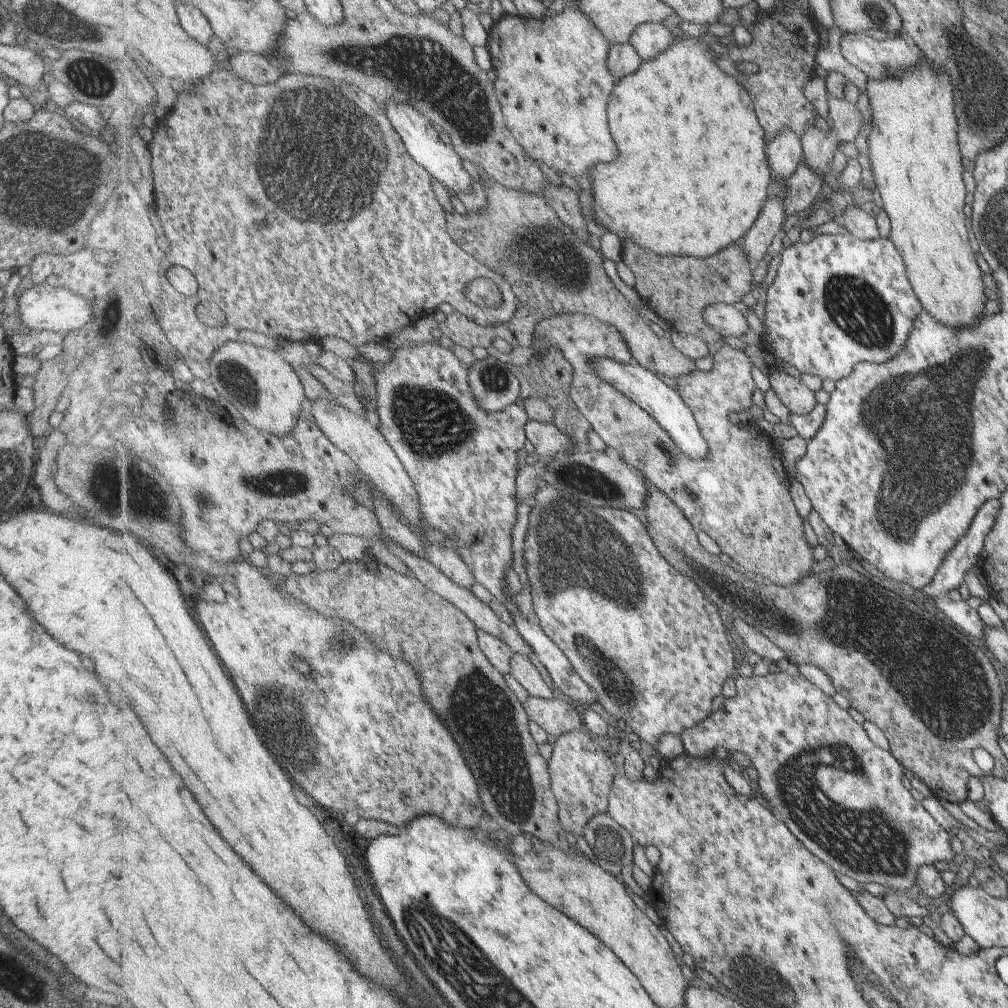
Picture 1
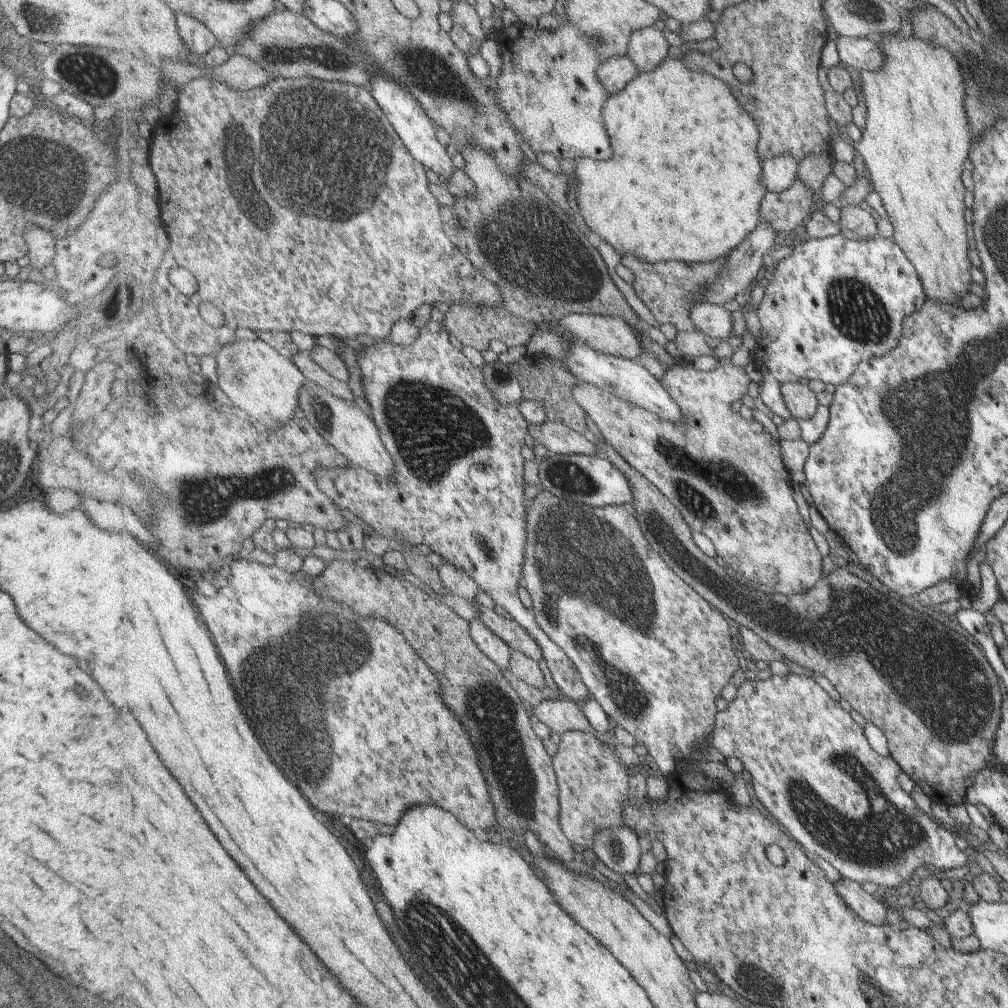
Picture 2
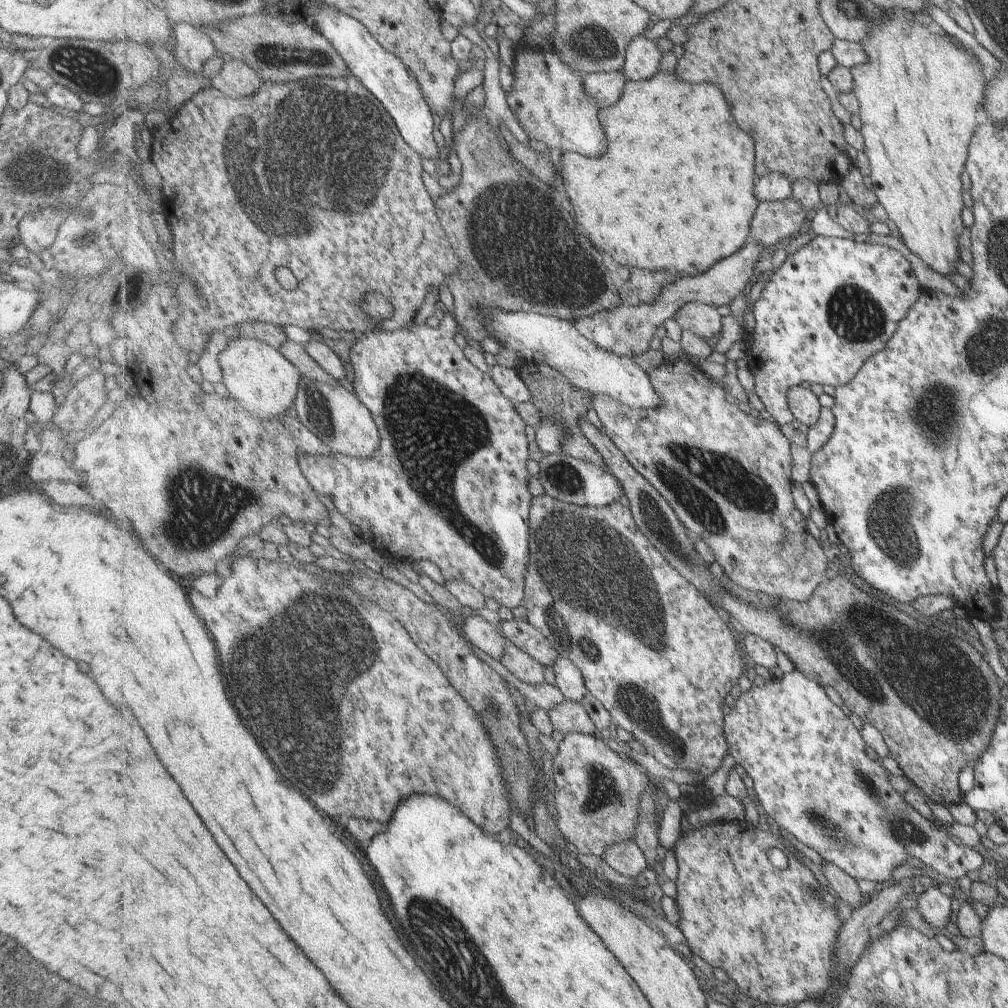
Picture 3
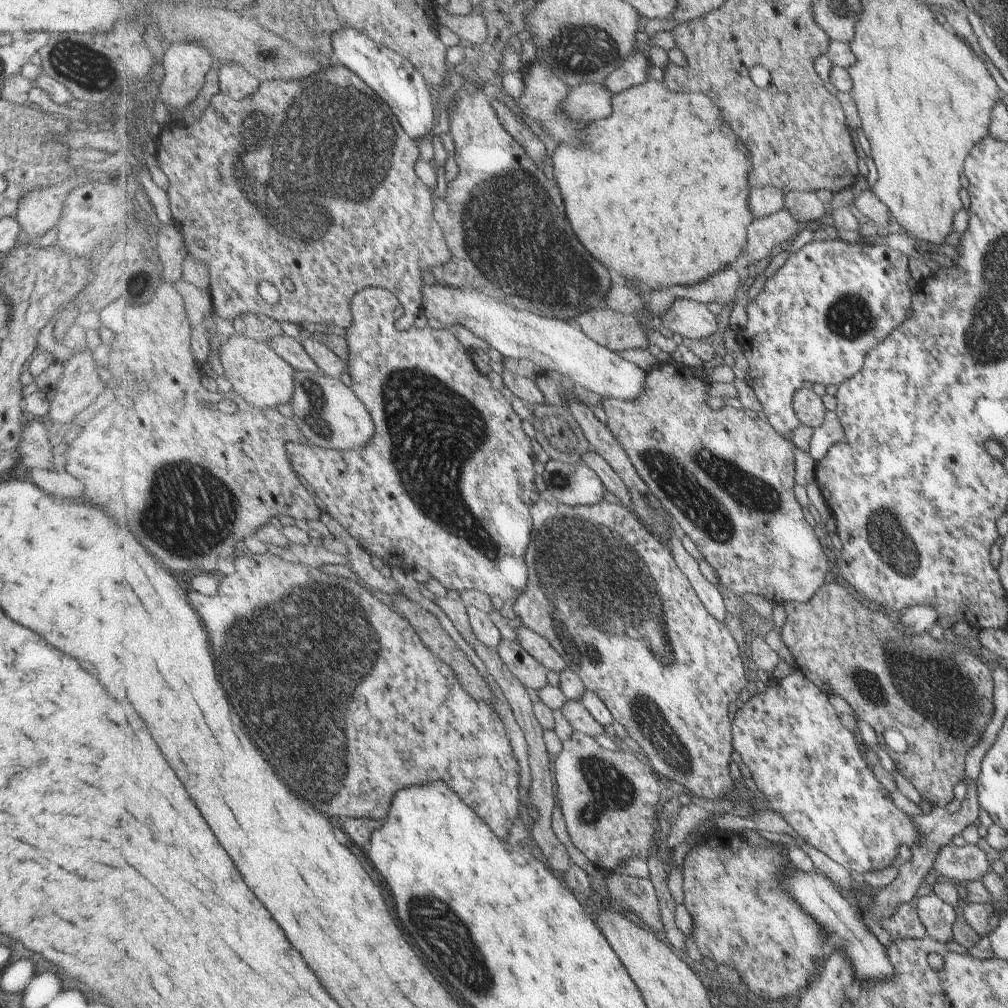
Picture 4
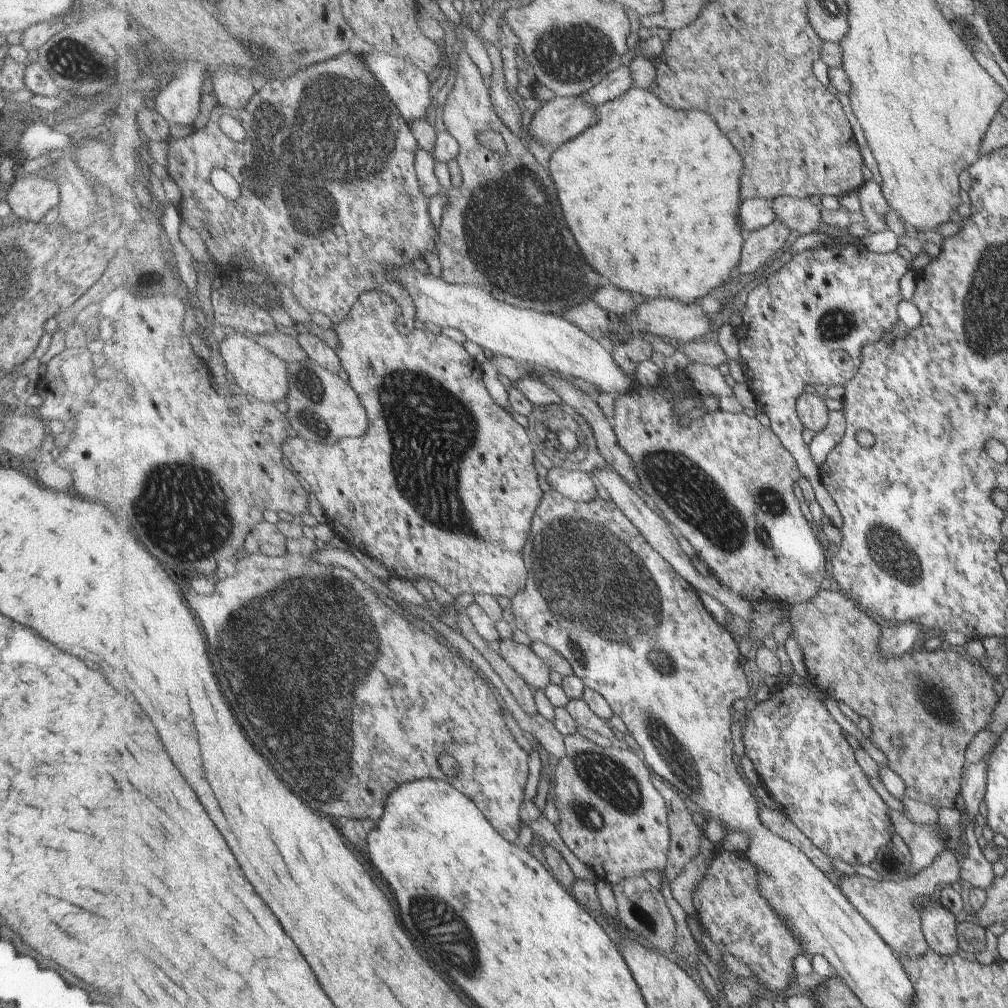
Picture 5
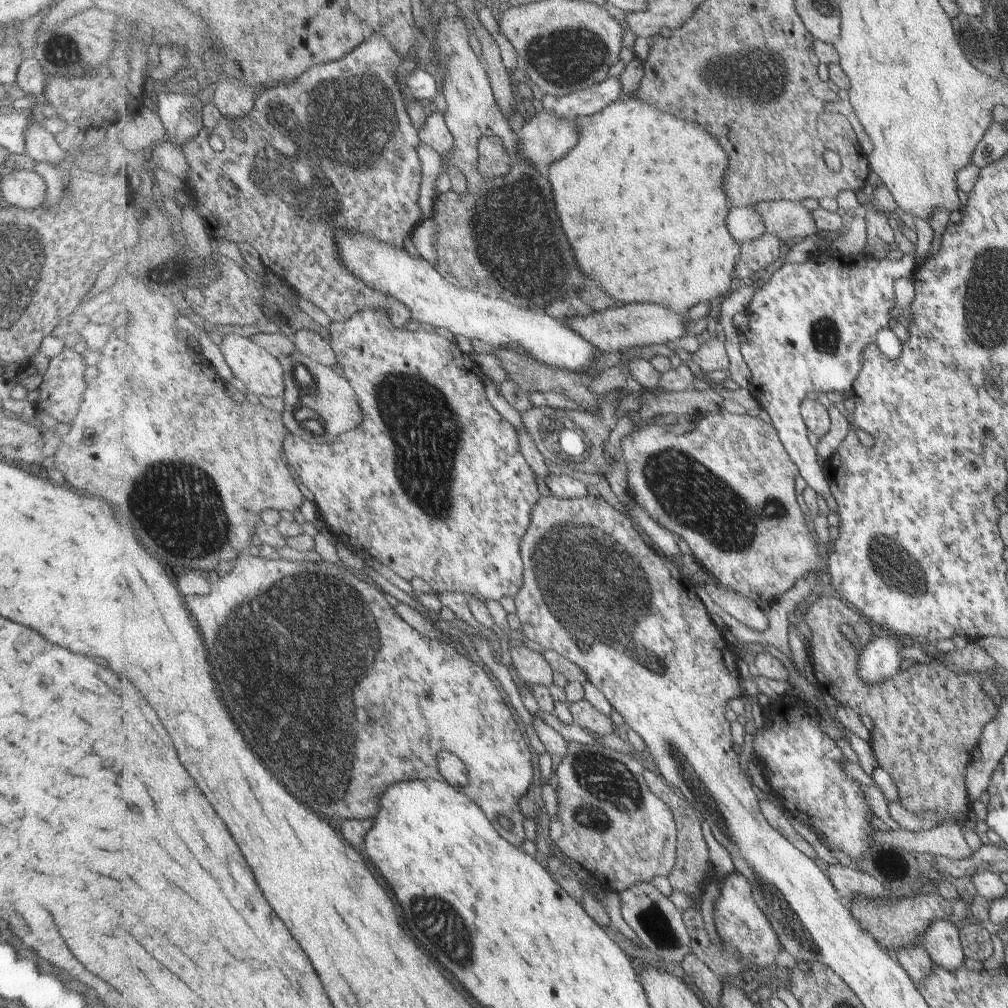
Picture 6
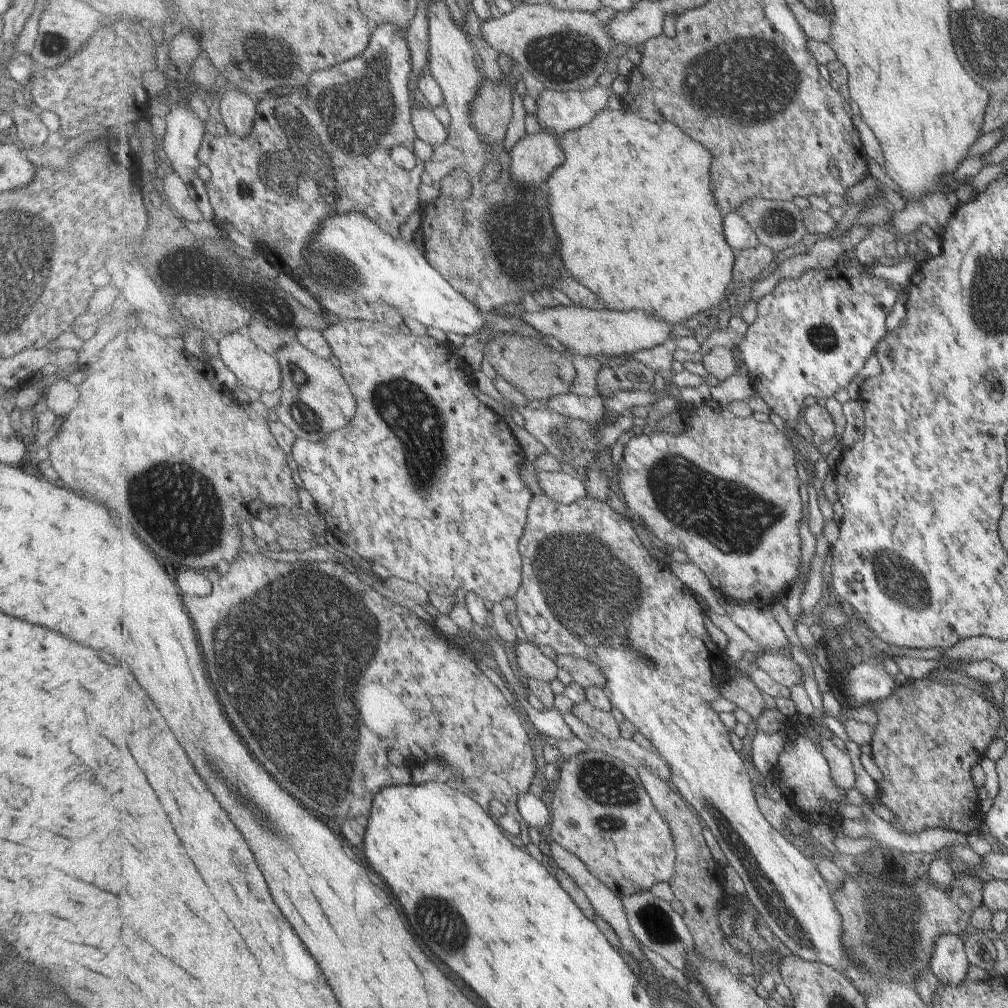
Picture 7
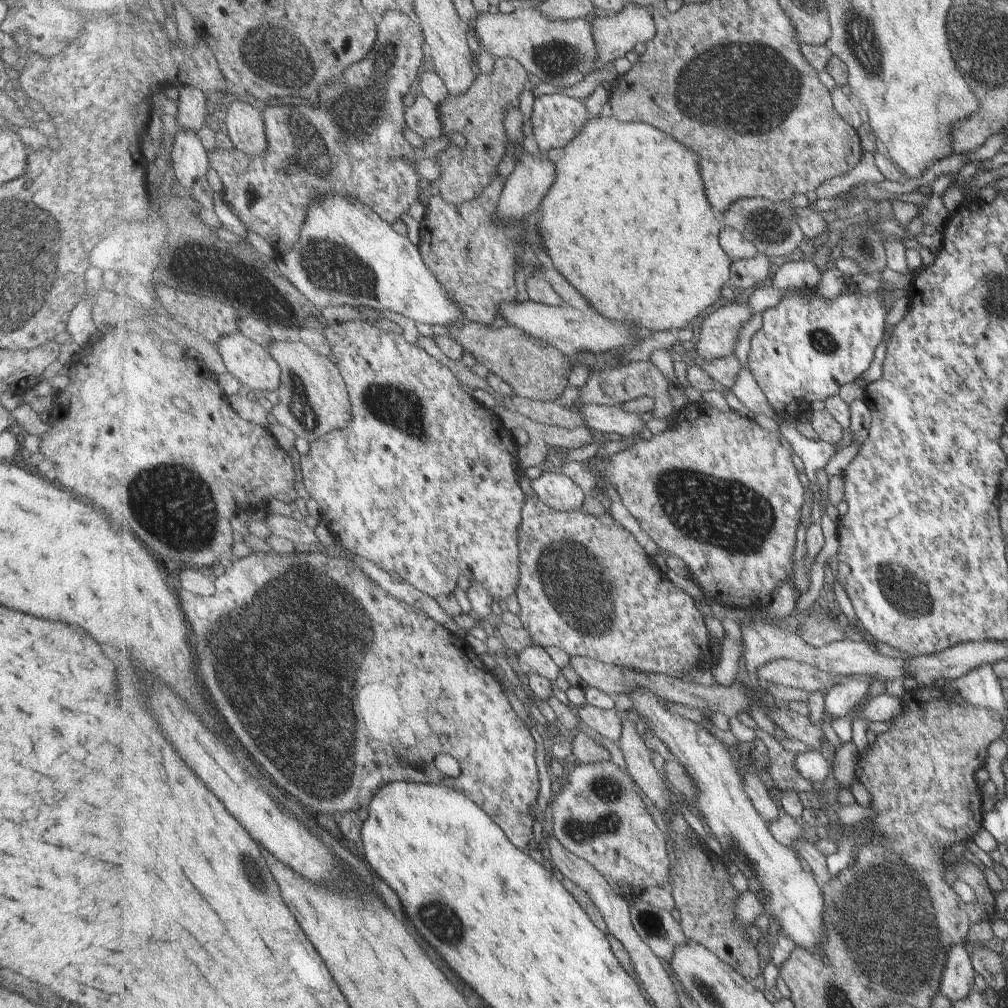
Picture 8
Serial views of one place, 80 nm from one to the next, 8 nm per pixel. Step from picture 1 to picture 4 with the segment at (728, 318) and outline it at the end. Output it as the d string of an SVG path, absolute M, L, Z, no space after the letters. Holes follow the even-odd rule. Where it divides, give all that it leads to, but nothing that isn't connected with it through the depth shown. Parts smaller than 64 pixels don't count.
M677 299L662 318L663 326L684 339L701 339L717 332L717 318L703 301Z

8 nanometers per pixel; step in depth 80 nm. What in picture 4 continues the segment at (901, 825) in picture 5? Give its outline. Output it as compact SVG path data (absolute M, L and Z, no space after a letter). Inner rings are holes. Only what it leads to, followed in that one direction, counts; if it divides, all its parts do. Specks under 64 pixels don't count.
M975 780L966 781L966 794L964 800L960 802L960 807L954 812L949 814L944 808L931 806L932 810L927 815L915 815L910 818L910 821L914 823L914 827L918 831L920 841L911 845L910 850L911 858L908 862L901 862L899 864L898 873L894 881L889 885L883 886L877 889L877 892L873 894L874 899L870 904L868 910L863 913L860 910L862 921L868 926L871 932L876 932L880 926L880 920L887 918L893 909L897 906L897 903L907 903L912 900L915 890L917 890L919 884L921 884L924 876L931 870L936 854L947 845L951 845L951 838L955 834L961 834L963 828L967 828L969 824L977 819L977 808L979 808L978 794L976 793Z

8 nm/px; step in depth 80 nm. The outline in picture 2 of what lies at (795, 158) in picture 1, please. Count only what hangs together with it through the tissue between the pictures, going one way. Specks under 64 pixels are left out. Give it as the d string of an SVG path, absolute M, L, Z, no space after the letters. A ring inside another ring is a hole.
M789 155L765 161L762 183L768 192L782 193L796 180L798 164Z

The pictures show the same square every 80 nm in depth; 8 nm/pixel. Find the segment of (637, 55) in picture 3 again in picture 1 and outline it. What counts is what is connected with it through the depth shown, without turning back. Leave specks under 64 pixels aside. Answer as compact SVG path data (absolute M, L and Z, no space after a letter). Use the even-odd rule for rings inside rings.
M647 23L638 26L630 42L638 50L643 61L652 61L669 50L674 45L673 40L673 34L664 24Z

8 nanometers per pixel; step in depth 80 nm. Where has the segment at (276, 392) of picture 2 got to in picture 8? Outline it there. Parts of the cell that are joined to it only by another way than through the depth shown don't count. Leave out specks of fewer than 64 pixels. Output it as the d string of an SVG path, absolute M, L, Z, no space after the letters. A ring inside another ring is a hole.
M232 333L219 338L218 351L230 373L249 394L267 393L277 391L281 386L281 366L279 362L269 354L268 349L255 343L243 333Z

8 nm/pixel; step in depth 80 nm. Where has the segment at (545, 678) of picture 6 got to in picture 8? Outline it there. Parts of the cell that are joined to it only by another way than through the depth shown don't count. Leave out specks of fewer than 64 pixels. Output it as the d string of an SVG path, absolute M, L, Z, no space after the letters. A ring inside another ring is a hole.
M540 645L526 649L519 655L515 665L527 676L536 673L553 683L559 678L559 672L561 673L551 654Z

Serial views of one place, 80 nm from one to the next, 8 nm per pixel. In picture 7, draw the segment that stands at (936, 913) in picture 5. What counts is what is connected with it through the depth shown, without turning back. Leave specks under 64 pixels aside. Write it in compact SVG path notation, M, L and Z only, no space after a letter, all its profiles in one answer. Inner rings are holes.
M951 933L940 935L932 951L931 964L930 972L939 983L952 987L962 983L968 965L962 937Z

